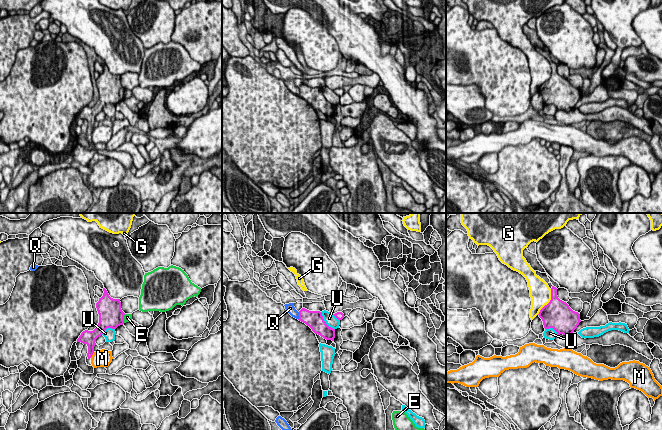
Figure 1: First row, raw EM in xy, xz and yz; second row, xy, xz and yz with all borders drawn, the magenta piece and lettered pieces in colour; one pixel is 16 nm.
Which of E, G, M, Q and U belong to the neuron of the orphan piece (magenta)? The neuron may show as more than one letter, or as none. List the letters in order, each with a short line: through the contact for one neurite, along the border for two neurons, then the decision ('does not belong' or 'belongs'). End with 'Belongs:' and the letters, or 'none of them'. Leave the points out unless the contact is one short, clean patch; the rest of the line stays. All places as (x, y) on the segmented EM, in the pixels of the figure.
E: xy (125, 314), (123, 322) | does not belong
G: does not belong
M: xy (94, 352), (90, 357) | does not belong
Q: does not belong
U: xz (321, 312), (323, 320), (334, 329) | does not belong
Belongs: none of them

